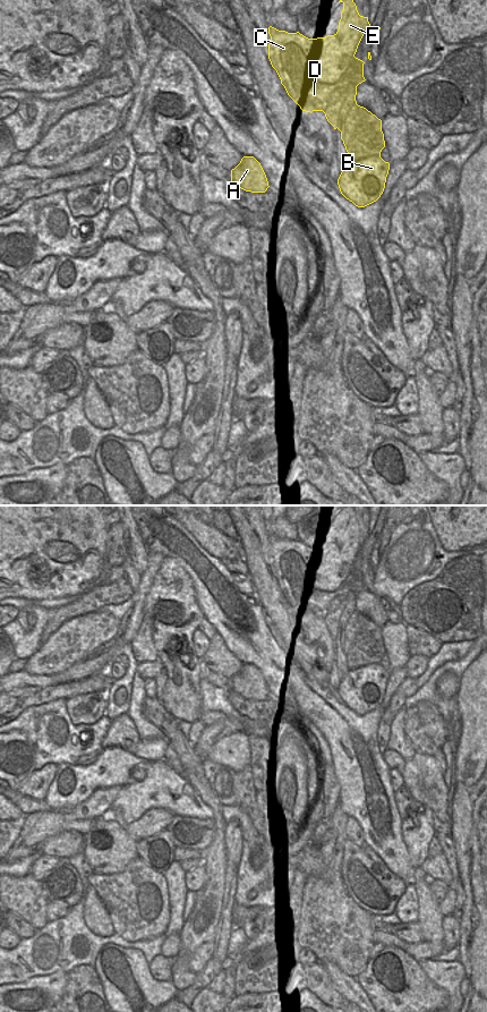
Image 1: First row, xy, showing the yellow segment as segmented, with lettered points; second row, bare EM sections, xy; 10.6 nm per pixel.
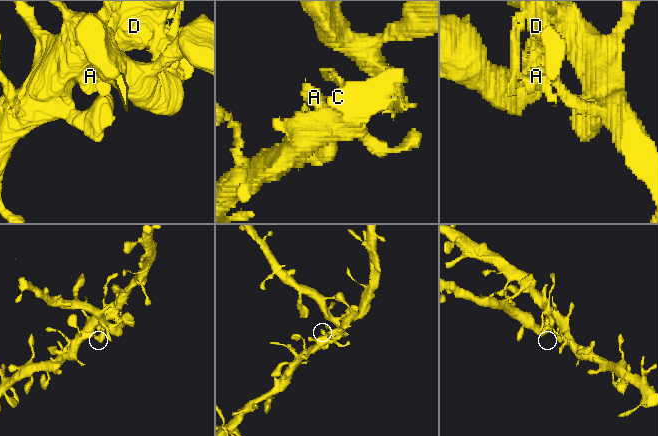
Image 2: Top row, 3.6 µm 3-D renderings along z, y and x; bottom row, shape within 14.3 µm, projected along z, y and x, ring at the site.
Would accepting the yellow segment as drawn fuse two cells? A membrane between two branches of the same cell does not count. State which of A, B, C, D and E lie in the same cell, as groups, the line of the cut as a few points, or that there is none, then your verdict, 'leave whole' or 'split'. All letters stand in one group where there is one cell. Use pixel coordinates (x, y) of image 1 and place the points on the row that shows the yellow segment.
groups A C D E / B; cut xy (356, 103), (350, 109), (340, 130); split

